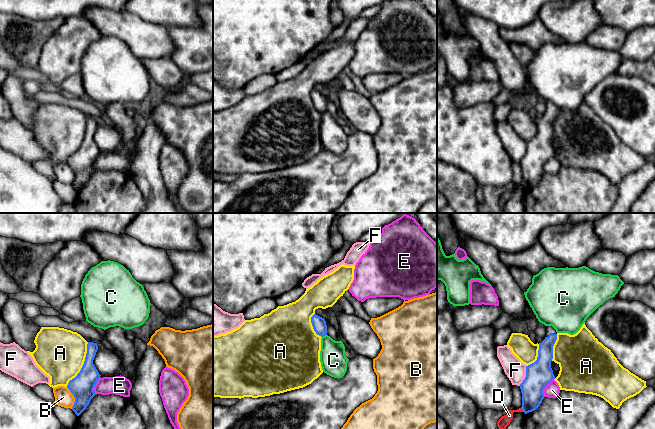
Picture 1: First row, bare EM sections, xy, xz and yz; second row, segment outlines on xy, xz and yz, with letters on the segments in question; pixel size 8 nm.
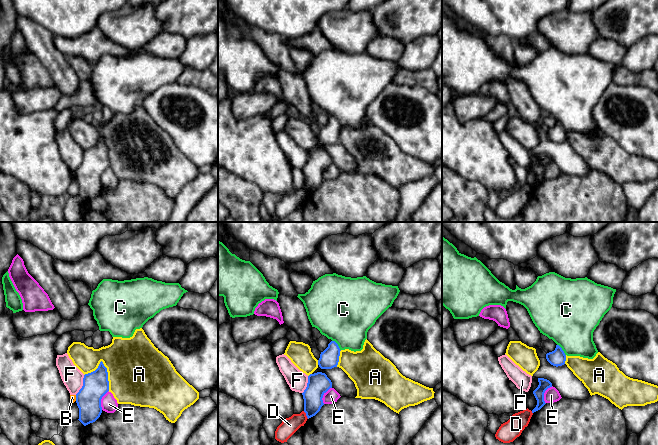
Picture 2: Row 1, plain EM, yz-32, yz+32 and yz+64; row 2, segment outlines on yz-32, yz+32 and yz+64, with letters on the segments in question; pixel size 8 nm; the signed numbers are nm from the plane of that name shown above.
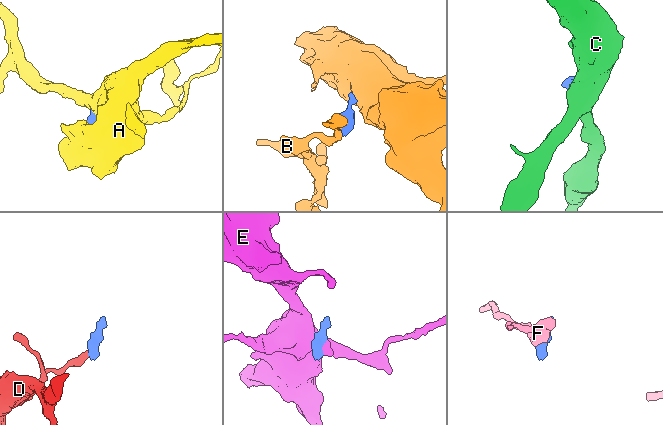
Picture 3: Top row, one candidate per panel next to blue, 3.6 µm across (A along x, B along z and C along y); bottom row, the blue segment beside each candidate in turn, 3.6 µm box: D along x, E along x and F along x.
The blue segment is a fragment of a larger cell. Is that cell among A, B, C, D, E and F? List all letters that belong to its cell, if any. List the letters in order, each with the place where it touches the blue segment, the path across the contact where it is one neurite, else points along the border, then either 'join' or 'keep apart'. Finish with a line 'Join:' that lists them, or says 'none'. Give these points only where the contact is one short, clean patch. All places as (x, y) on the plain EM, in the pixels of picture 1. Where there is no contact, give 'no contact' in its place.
A: contact xy (83, 141); keep apart
B: contact xy (74, 173); border xy (66, 163), (74, 174), (72, 184); keep apart
C: contact xz (324, 111); border xz (326, 110), (322, 113); keep apart
D: contact yz (522, 185); border yz (521, 183), (523, 187); keep apart
E: contact yz (544, 163); border yz (553, 155), (544, 164), (543, 172); keep apart
F: contact yz (526, 152); border yz (526, 142), (526, 152), (519, 161); keep apart
Join: none

